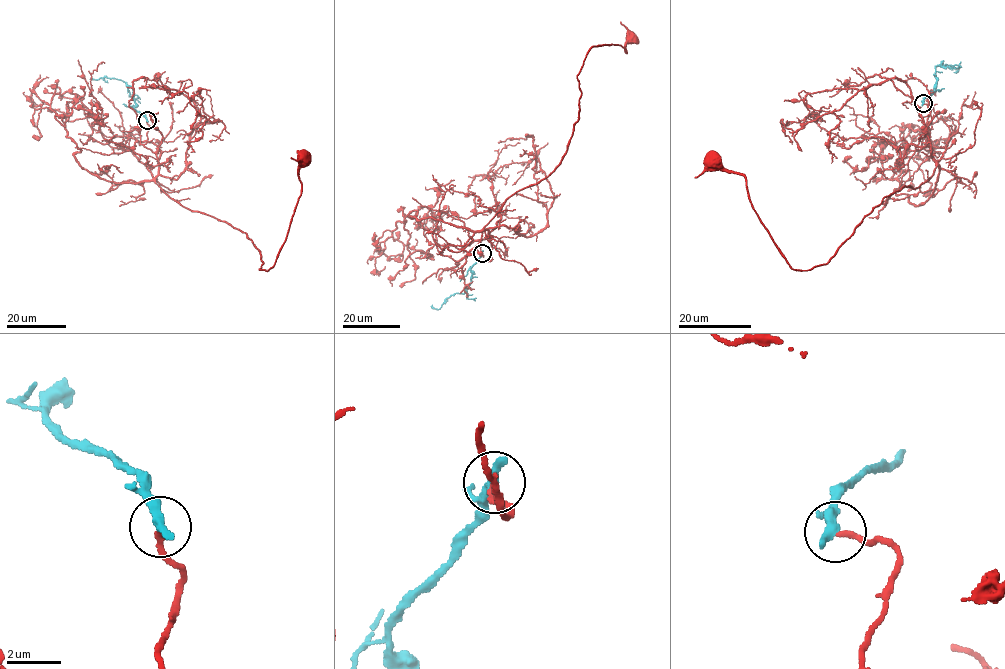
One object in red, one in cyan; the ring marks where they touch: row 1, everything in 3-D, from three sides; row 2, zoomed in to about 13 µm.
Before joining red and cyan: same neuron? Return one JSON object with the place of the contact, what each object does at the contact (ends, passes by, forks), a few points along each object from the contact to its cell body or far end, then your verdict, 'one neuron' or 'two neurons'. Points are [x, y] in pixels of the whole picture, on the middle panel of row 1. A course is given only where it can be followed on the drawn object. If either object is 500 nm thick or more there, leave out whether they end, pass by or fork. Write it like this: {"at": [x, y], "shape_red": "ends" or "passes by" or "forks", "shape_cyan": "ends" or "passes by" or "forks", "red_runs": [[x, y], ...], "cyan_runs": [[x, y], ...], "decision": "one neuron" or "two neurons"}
{"at": [482, 253], "shape_red": "ends", "shape_cyan": "ends", "red_runs": [[482, 253], [491, 236], [484, 227], [567, 150], [588, 50], [626, 52], [631, 38]], "cyan_runs": [[482, 253], [470, 269], [472, 282], [463, 294], [450, 295], [438, 309], [432, 305]], "decision": "two neurons"}

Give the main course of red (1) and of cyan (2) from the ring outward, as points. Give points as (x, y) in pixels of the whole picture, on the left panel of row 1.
1: (147, 121), (147, 141), (160, 150), (155, 183), (246, 233), (260, 269), (272, 266), (285, 241), (303, 160)
2: (147, 121), (144, 114), (134, 109), (130, 86), (106, 77), (91, 78)

